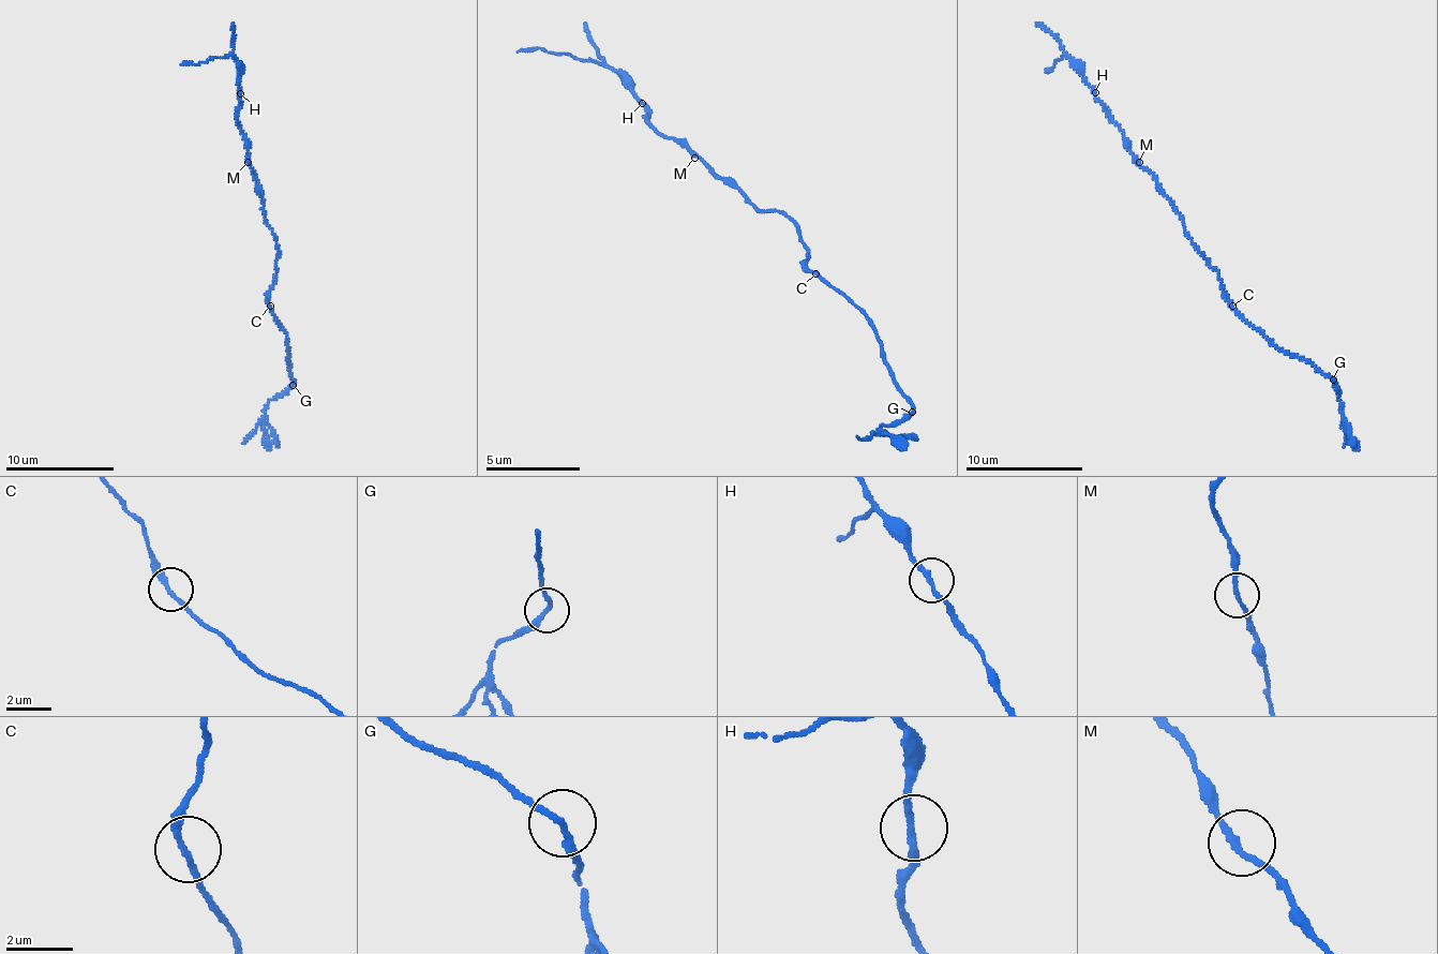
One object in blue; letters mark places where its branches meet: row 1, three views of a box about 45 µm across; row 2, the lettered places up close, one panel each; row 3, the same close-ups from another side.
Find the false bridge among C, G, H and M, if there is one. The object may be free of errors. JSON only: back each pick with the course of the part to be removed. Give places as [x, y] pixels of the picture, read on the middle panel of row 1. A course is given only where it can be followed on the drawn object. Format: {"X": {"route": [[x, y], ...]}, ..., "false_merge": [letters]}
{"G": {"route": [[911, 413], [879, 432], [887, 433], [908, 449]]}, "false_merge": ["G"]}

